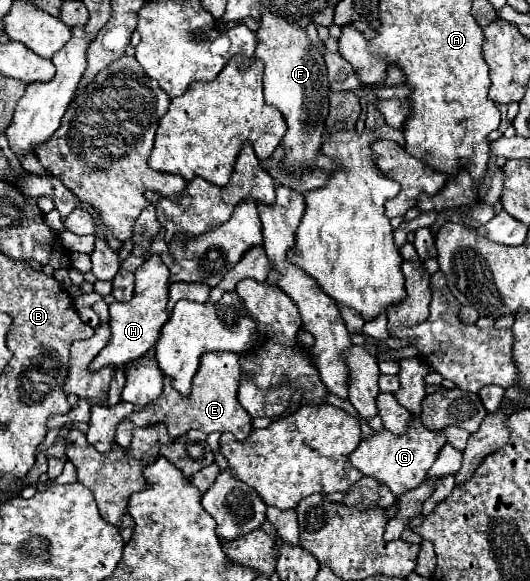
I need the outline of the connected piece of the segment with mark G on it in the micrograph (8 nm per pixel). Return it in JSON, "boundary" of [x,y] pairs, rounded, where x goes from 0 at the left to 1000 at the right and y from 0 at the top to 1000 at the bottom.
{"boundary":[[[785,718],[781,731],[774,731],[770,738],[770,749],[740,749],[736,742],[725,738],[694,756],[683,756],[672,776],[660,783],[660,797],[675,811],[683,811],[683,818],[706,821],[713,831],[725,831],[740,845],[740,852],[755,855],[758,849],[800,831],[804,814],[815,804],[838,762],[842,756],[834,756],[830,742],[808,742],[804,735],[796,735],[792,721]]]}

